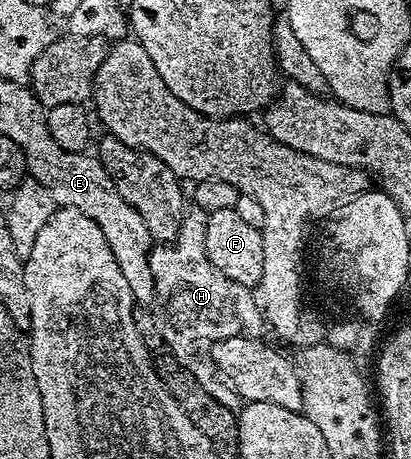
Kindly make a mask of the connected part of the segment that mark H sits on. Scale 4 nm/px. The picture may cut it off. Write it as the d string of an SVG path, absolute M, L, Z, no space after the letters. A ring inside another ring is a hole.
M196 206L190 207L181 217L176 240L171 246L157 246L149 253L151 278L155 278L155 294L151 311L159 334L165 339L165 348L183 366L193 366L197 356L212 353L215 342L223 342L232 336L260 337L263 319L259 306L251 299L250 289L231 282L219 270L211 266L207 258L207 218L209 213Z

